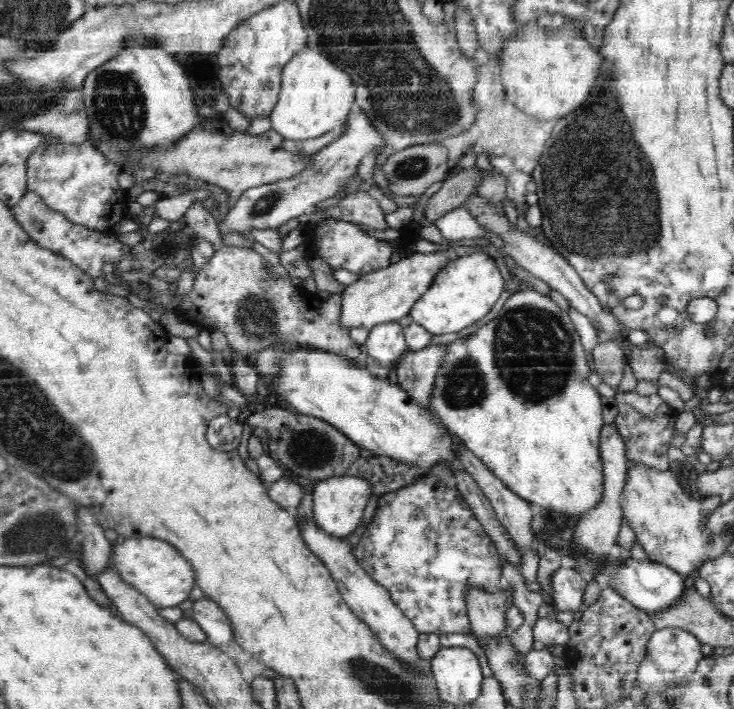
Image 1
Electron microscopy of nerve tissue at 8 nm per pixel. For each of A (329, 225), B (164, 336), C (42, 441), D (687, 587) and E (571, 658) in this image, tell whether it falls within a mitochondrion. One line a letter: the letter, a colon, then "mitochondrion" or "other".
A: other
B: other
C: mitochondrion
D: other
E: other

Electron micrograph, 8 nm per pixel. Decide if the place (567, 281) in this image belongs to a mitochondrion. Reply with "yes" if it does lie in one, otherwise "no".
no

